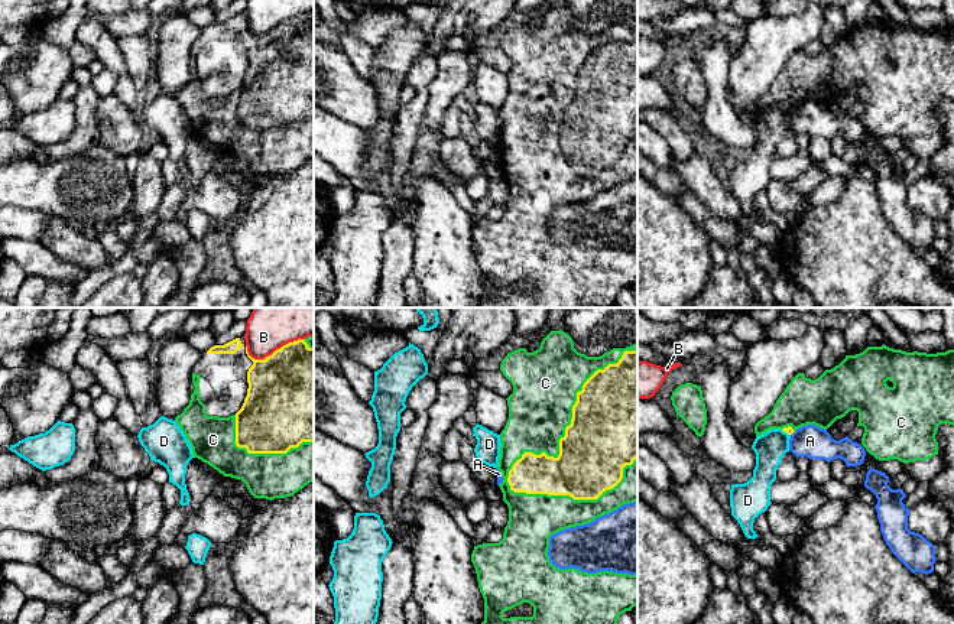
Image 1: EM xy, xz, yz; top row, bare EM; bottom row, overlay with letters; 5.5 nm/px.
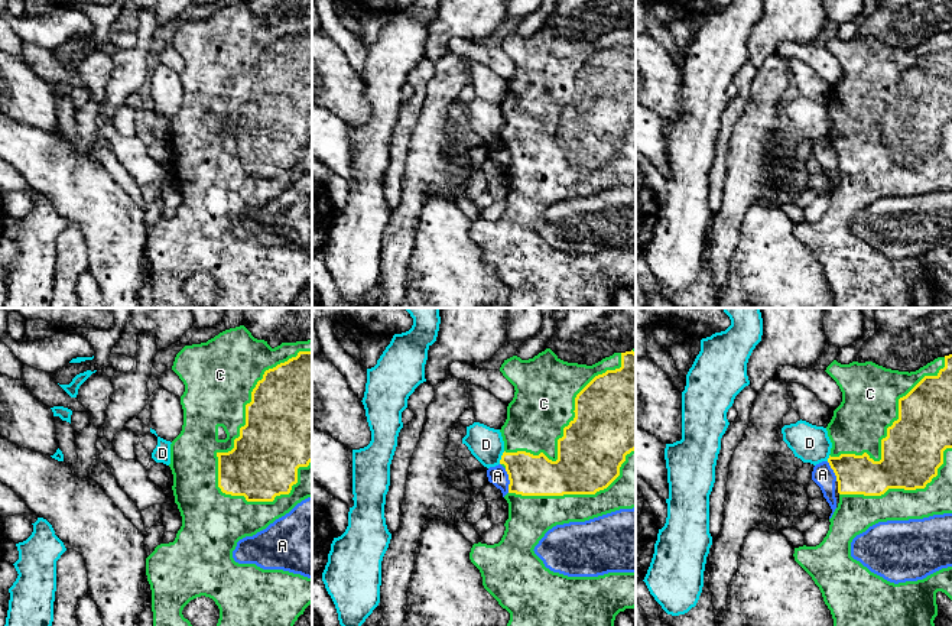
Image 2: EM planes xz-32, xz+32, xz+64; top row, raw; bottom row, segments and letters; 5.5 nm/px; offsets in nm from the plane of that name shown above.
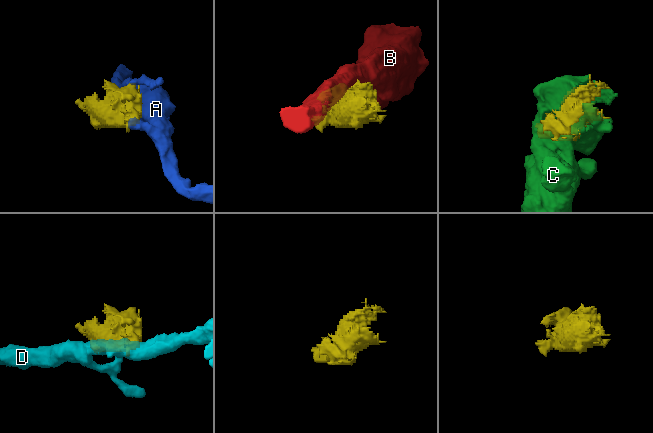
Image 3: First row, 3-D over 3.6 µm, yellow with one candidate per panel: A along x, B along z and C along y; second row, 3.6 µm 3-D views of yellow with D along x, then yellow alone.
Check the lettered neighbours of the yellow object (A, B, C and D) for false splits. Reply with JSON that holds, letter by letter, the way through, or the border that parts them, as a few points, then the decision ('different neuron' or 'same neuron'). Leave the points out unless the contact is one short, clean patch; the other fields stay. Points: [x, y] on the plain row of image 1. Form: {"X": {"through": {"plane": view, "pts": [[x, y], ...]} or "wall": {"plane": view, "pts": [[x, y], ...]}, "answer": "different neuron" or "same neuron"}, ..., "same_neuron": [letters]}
{"A": {"answer": "different neuron"}, "B": {"answer": "different neuron"}, "C": {"answer": "same neuron"}, "D": {"wall": {"plane": "yz", "pts": [[781, 106], [789, 111]]}, "answer": "different neuron"}, "same_neuron": ["C"]}

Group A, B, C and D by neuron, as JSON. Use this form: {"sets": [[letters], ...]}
{"sets": [["A"], ["B"], ["C"], ["D"]]}

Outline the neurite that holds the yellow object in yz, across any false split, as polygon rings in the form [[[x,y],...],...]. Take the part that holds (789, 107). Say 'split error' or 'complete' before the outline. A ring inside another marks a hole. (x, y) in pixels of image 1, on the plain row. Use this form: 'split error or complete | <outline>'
split error | [[[883,20],[846,32],[838,42],[815,56],[798,49],[772,88],[755,101],[755,110],[760,113],[770,105],[782,105],[792,111],[807,101],[828,105],[850,87],[859,88],[857,103],[864,104],[861,121],[876,136],[908,140],[938,131],[938,103],[954,103],[954,26],[937,30],[906,29]]]

